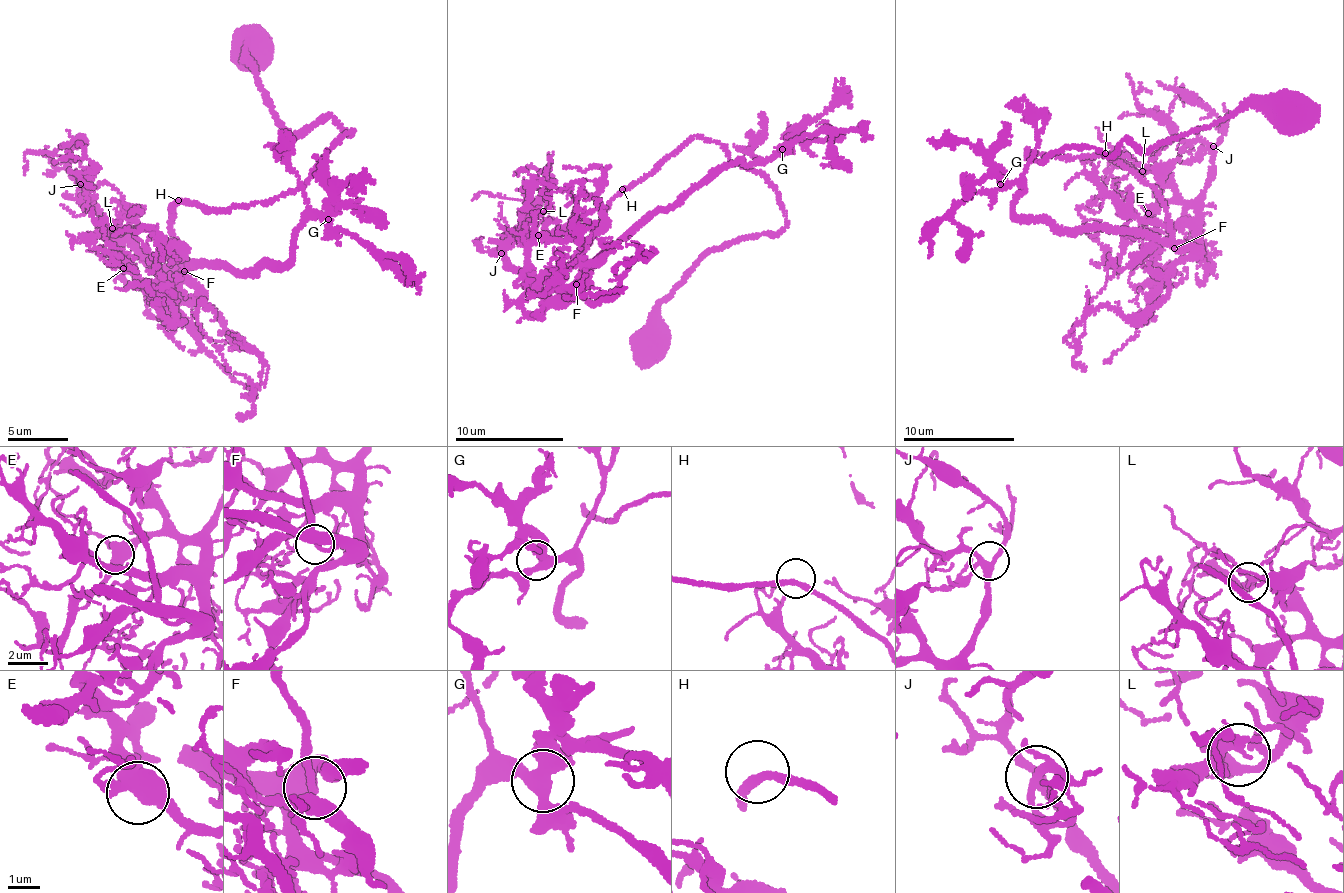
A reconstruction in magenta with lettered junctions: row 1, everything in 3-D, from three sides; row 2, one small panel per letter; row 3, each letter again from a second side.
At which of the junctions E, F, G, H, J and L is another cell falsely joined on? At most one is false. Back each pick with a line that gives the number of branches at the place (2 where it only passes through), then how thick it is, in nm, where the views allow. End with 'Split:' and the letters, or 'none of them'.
Split: none of them

